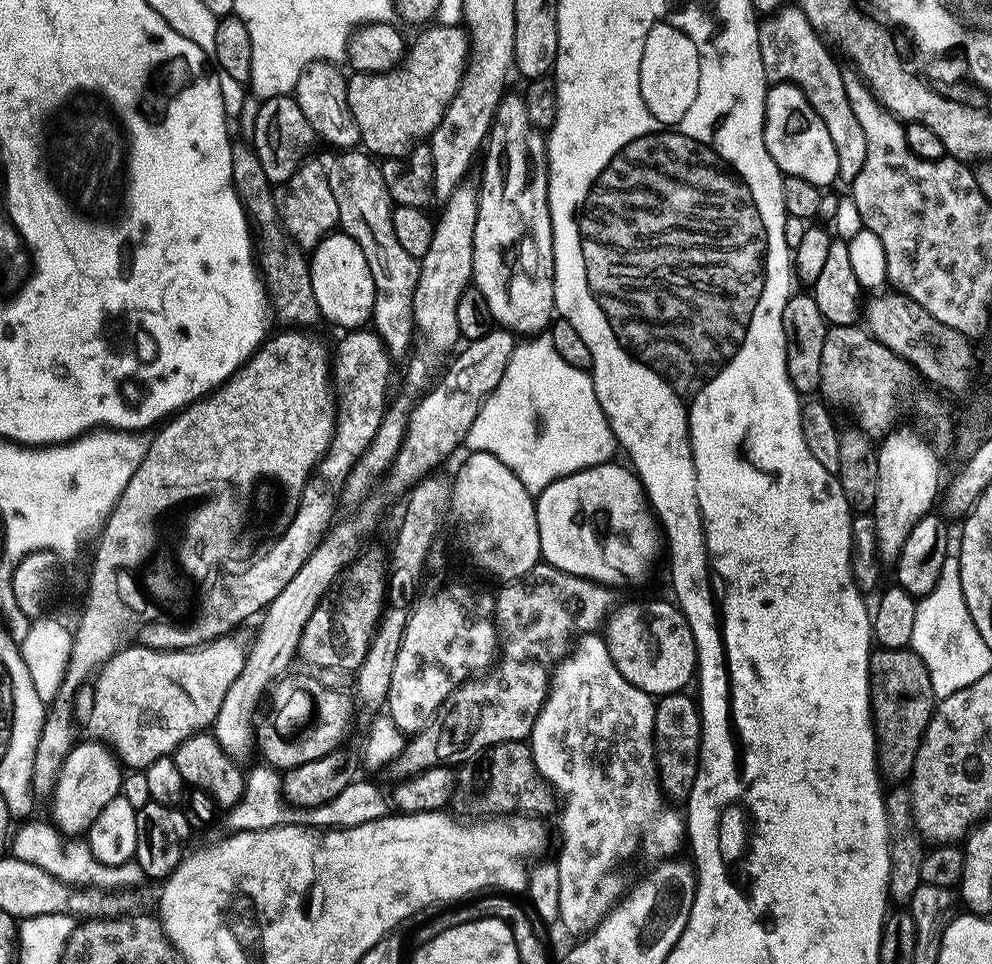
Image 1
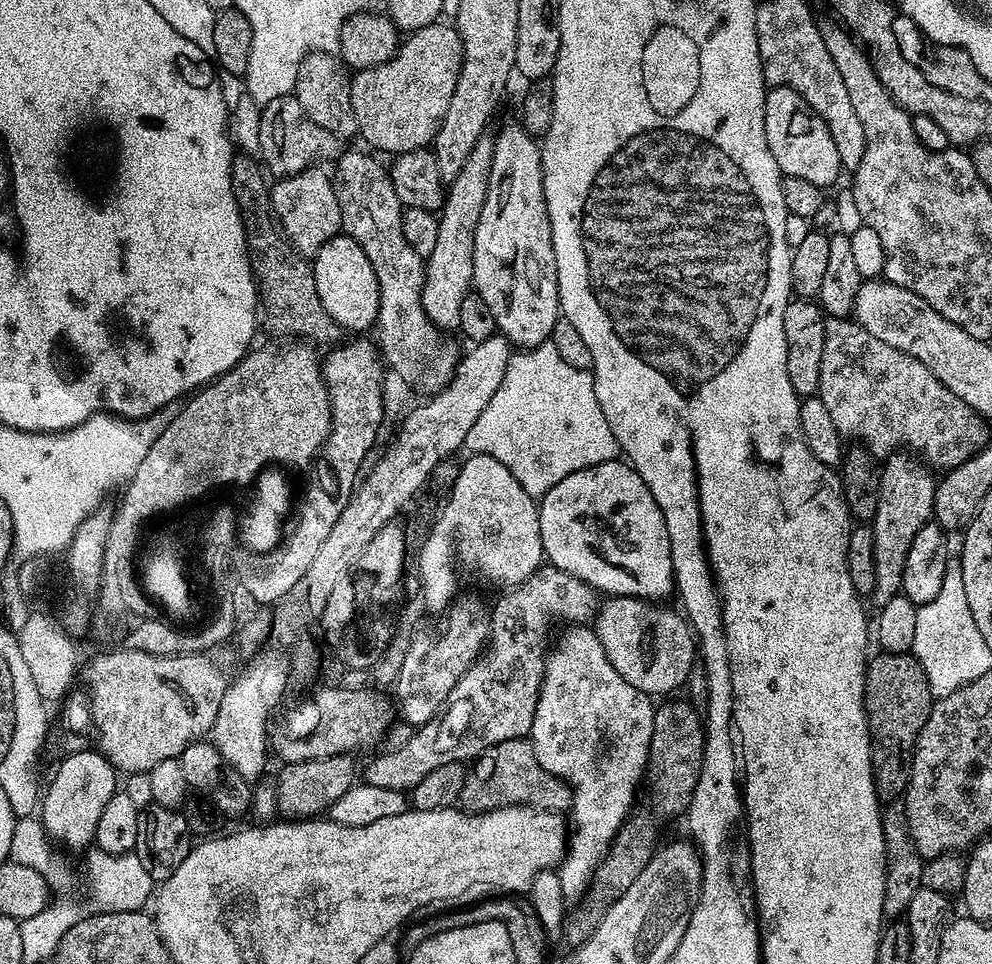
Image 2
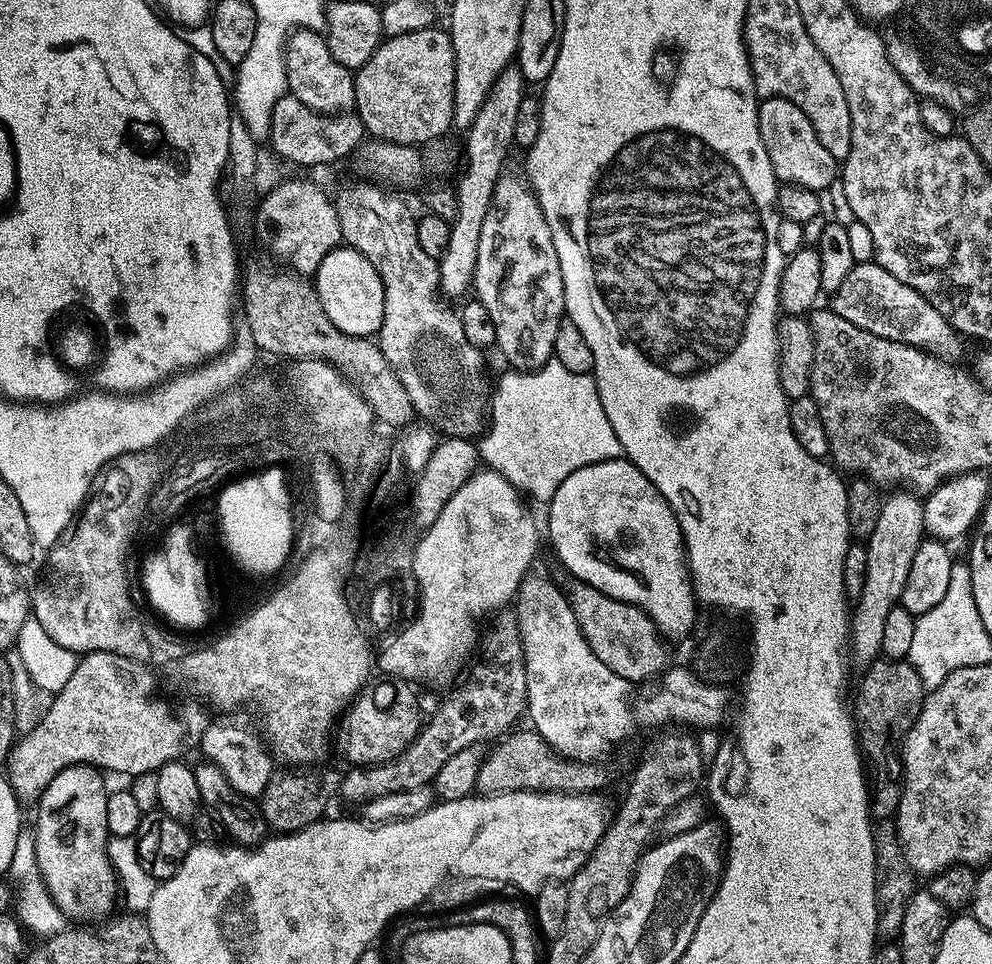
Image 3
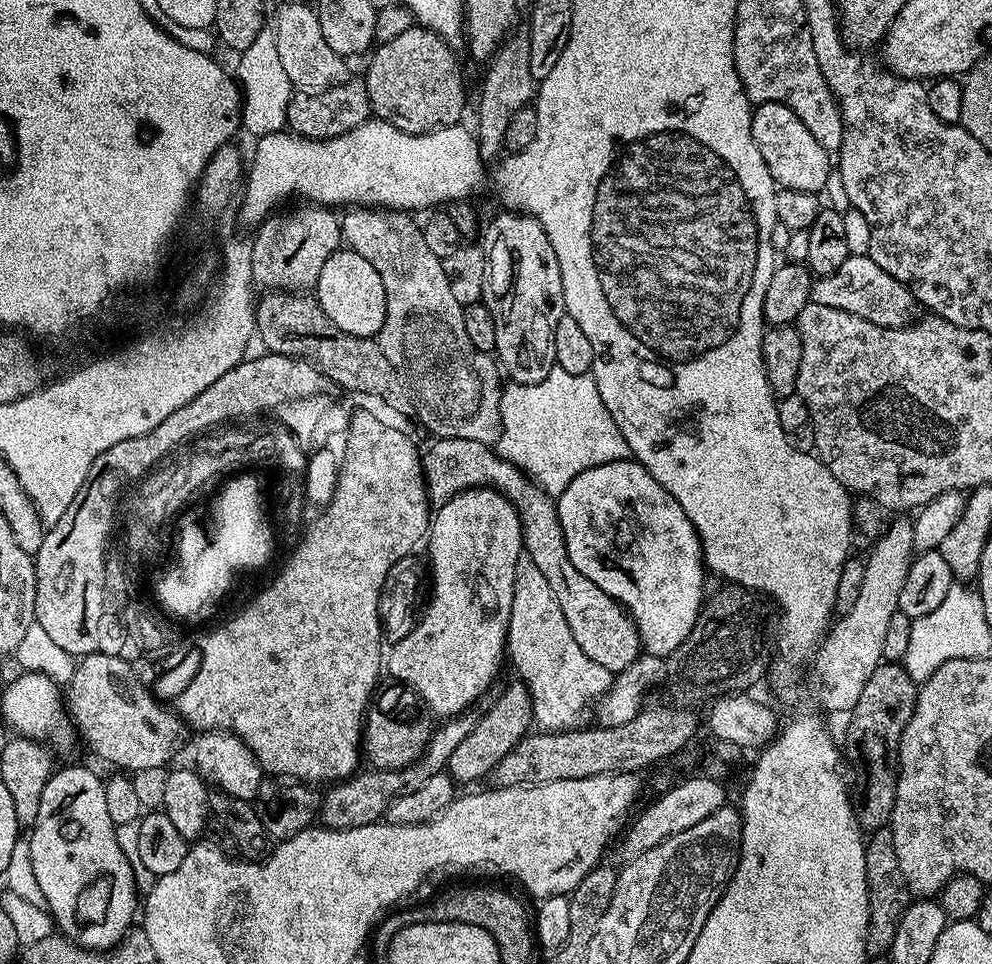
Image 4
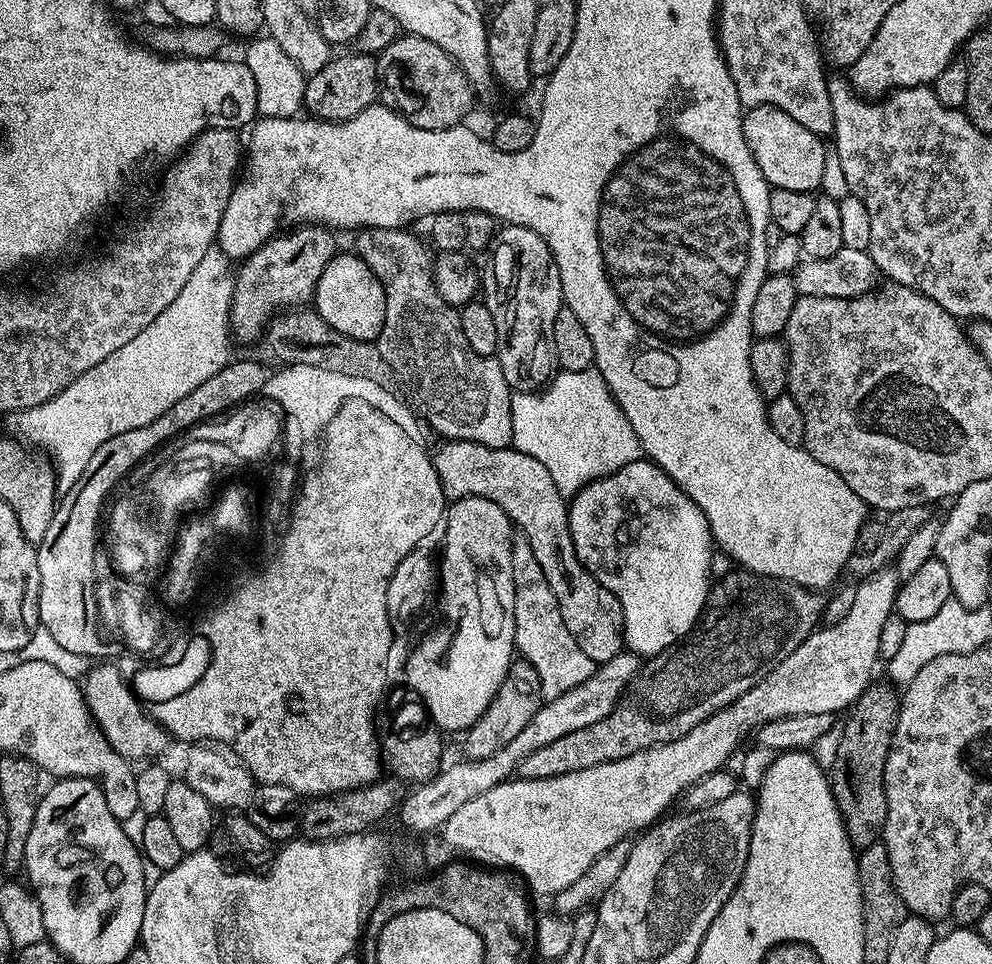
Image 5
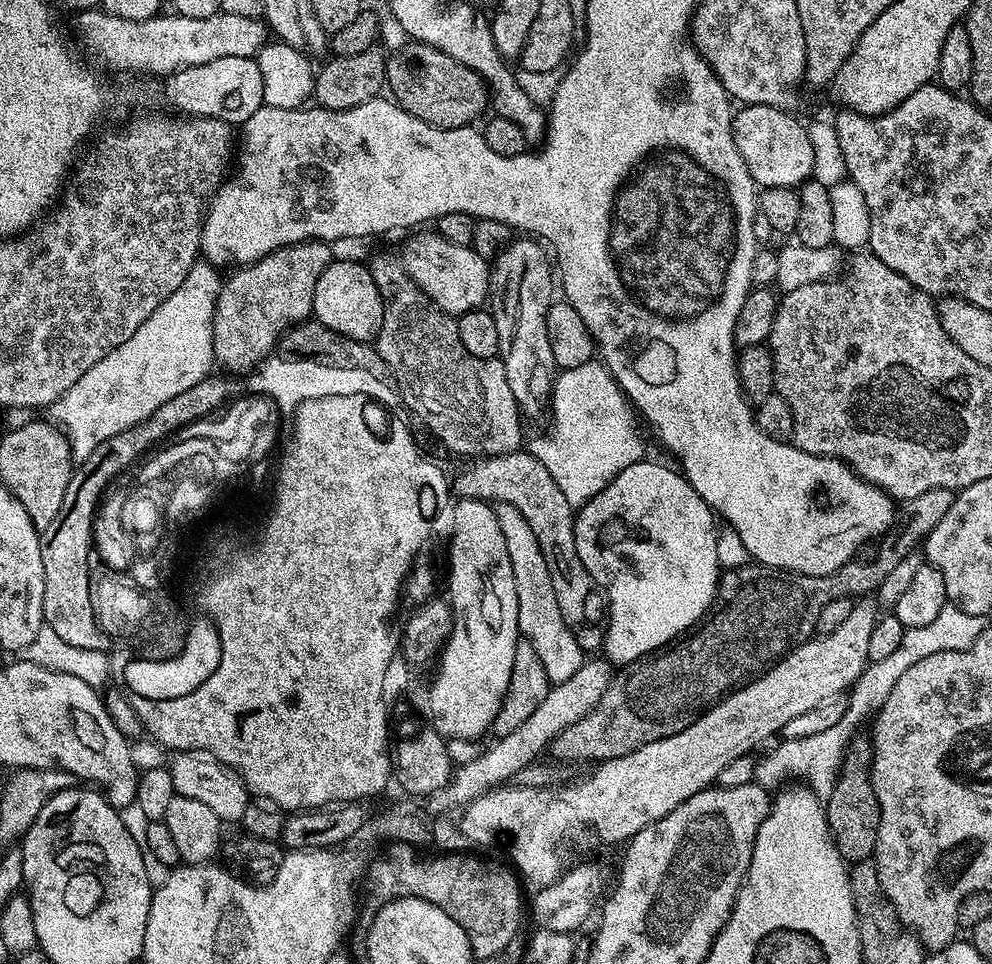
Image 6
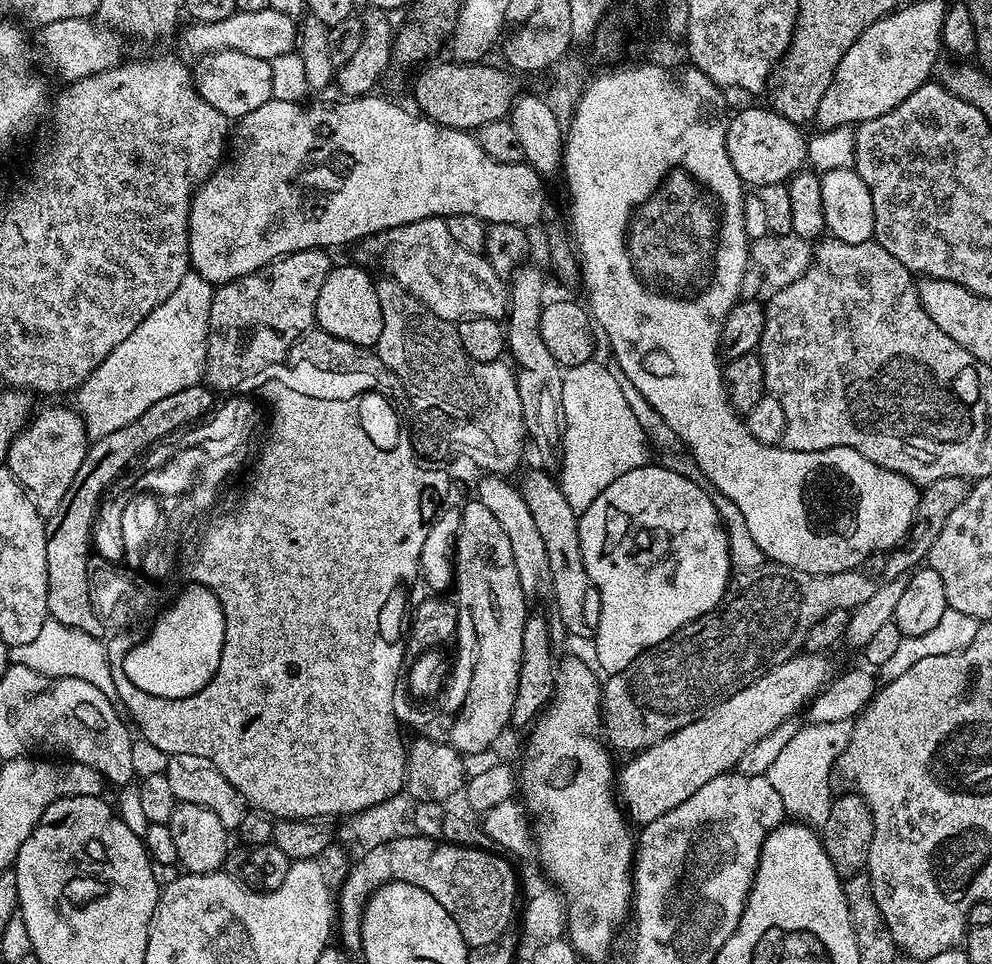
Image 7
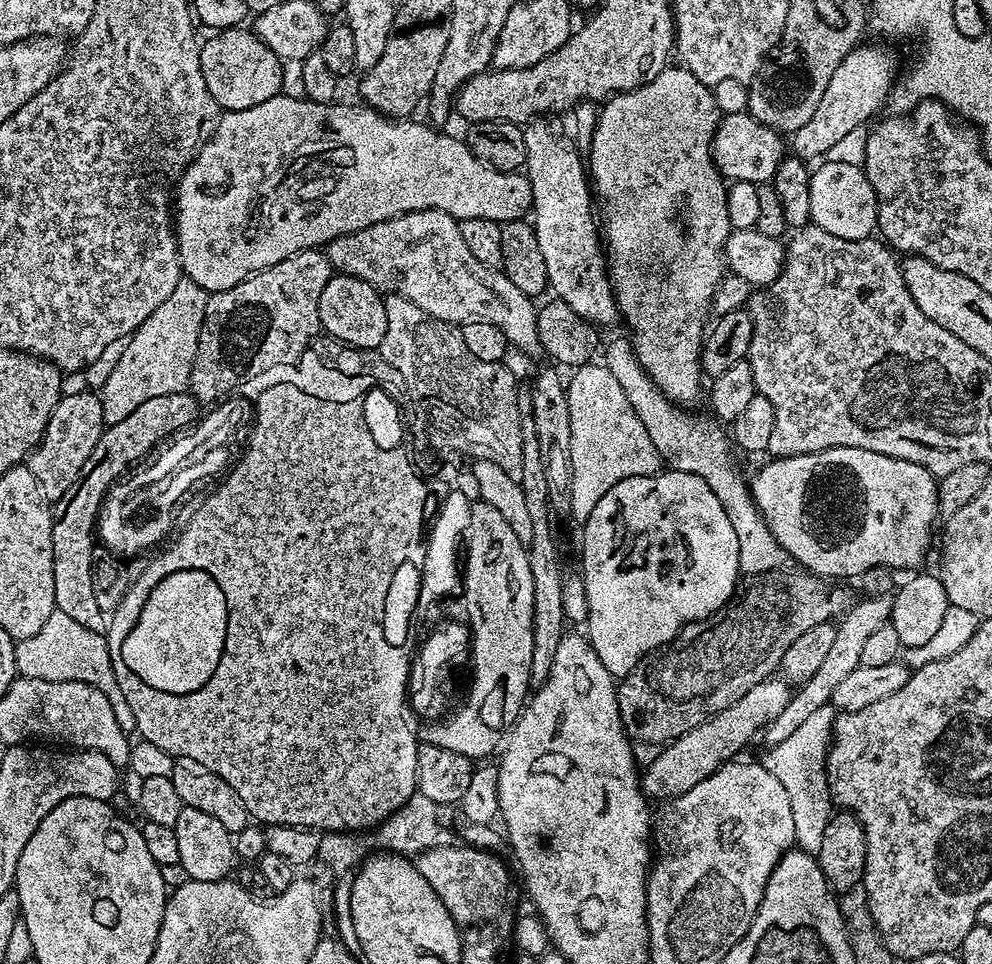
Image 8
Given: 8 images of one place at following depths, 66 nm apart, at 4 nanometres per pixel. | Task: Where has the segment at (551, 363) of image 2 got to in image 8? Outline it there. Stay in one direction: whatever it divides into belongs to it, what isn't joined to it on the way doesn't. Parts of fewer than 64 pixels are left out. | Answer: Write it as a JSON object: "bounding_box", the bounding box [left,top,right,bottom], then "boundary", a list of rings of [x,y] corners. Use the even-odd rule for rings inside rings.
{"bounding_box":[566,362,662,522],"boundary":[[[589,362],[573,371],[572,381],[566,384],[568,393],[568,409],[570,410],[570,462],[572,463],[572,485],[570,486],[571,519],[583,522],[590,518],[590,510],[598,506],[598,498],[610,490],[618,482],[635,476],[652,476],[661,471],[662,461],[654,442],[650,442],[650,434],[646,434],[646,426],[634,414],[634,406],[630,406],[626,394],[622,394],[622,386],[618,386],[618,378],[610,374],[603,363]]]}

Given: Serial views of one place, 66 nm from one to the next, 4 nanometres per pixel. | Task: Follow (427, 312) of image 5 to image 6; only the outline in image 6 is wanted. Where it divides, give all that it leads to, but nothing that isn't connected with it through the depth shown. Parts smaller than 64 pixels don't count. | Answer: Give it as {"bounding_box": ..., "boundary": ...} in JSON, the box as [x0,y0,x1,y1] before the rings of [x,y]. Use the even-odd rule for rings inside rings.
{"bounding_box":[367,252,522,458],"boundary":[[[380,252],[373,260],[367,261],[370,274],[374,278],[374,286],[378,286],[378,294],[382,294],[384,299],[384,317],[382,318],[382,326],[380,332],[374,341],[376,353],[386,362],[386,366],[394,377],[395,383],[398,385],[403,399],[412,403],[412,408],[418,415],[424,419],[424,424],[449,448],[452,452],[457,452],[463,458],[475,458],[478,456],[497,456],[498,454],[510,454],[517,451],[521,447],[520,444],[520,420],[522,421],[522,413],[520,407],[516,405],[514,394],[510,391],[510,382],[506,382],[506,370],[501,360],[483,360],[482,358],[474,358],[474,354],[466,354],[466,346],[462,346],[462,341],[458,339],[458,326],[456,325],[456,317],[449,316],[443,312],[433,300],[430,299],[424,291],[418,287],[414,281],[408,279],[407,272],[404,271],[404,262],[399,255],[396,256],[392,252]]]}

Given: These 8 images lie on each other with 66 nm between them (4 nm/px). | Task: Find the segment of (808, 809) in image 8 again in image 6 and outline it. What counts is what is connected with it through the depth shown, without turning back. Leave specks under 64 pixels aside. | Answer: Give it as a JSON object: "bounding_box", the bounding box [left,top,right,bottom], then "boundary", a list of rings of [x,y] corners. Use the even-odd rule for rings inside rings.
{"bounding_box":[757,708,869,800],"boundary":[[[860,708],[844,709],[843,718],[829,730],[822,730],[821,733],[810,735],[809,738],[784,740],[780,747],[774,749],[766,760],[761,761],[757,769],[757,777],[768,786],[773,786],[778,778],[794,776],[812,789],[813,795],[821,800],[827,800],[832,796],[836,780],[840,775],[840,768],[844,763],[845,750],[850,740],[857,735],[857,732],[869,721],[868,716],[860,716]]]}

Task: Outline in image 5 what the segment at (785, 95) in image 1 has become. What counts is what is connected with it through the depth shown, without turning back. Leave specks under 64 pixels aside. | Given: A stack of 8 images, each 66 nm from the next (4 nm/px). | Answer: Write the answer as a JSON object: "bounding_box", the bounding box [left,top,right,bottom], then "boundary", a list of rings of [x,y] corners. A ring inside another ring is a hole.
{"bounding_box":[744,104,825,193],"boundary":[[[769,104],[747,109],[744,113],[744,137],[754,162],[758,162],[758,170],[762,170],[772,188],[811,193],[819,189],[824,169],[825,141],[806,130],[806,126],[794,122],[790,114]]]}

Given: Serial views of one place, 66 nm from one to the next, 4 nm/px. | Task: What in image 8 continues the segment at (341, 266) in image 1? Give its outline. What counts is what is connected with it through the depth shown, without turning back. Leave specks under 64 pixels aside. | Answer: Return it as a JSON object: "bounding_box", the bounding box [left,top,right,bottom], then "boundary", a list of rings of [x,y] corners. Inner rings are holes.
{"bounding_box":[318,274,386,349],"boundary":[[[333,274],[320,295],[318,314],[321,329],[332,339],[350,348],[379,349],[386,334],[384,296],[374,286],[370,286],[370,282],[362,282],[362,278]]]}

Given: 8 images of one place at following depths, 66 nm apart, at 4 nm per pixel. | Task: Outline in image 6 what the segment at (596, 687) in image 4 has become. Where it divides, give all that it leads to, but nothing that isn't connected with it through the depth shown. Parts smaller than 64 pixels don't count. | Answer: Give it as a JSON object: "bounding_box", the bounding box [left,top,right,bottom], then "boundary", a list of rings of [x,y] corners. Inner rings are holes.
{"bounding_box":[495,504,586,684],"boundary":[[[496,504],[495,510],[502,538],[506,538],[510,570],[514,570],[514,594],[518,594],[520,635],[534,646],[549,681],[552,684],[561,684],[574,678],[574,674],[584,665],[586,653],[578,646],[575,631],[566,622],[566,618],[562,618],[562,610],[558,610],[558,597],[550,583],[550,569],[546,567],[546,557],[538,547],[538,538],[534,538],[534,530],[530,530],[526,518],[522,518],[522,514],[514,510],[514,506]]]}

